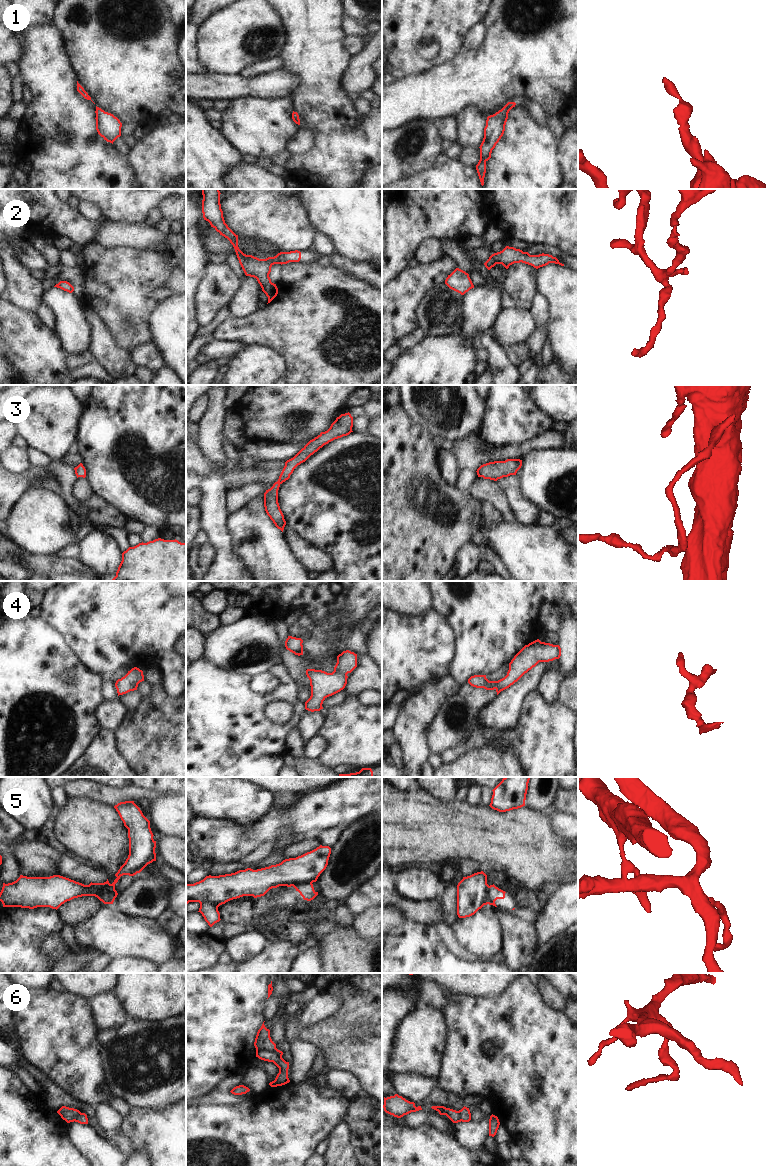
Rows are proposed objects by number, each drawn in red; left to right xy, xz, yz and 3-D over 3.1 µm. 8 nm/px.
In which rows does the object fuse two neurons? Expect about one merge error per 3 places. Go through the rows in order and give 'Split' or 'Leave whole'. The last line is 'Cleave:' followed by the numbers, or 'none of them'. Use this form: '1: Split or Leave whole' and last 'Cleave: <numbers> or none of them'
1: Leave whole
2: Leave whole
3: Leave whole
4: Leave whole
5: Split
6: Split
Cleave: 5, 6

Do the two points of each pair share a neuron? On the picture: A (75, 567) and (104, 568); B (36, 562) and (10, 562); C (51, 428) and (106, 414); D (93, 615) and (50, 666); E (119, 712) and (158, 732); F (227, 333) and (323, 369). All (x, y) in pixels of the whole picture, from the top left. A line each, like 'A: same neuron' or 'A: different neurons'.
A: different neurons
B: different neurons
C: different neurons
D: different neurons
E: different neurons
F: same neuron

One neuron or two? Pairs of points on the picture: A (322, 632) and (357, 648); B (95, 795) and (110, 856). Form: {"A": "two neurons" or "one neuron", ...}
{"A": "one neuron", "B": "two neurons"}

